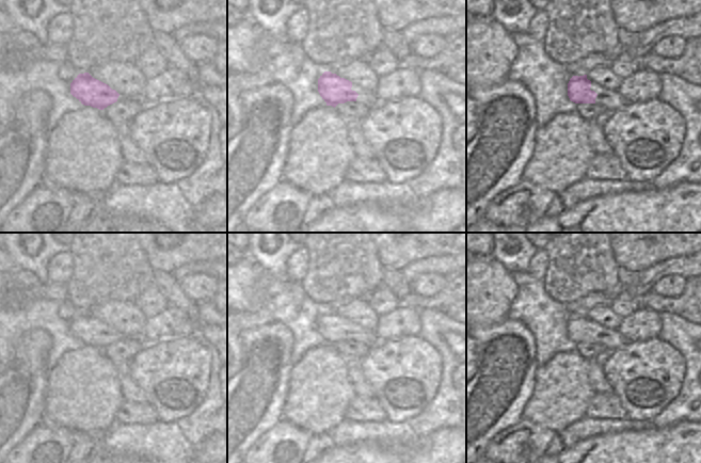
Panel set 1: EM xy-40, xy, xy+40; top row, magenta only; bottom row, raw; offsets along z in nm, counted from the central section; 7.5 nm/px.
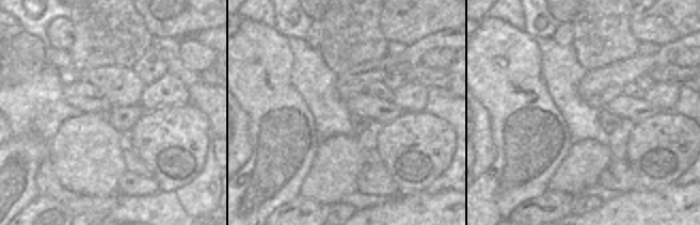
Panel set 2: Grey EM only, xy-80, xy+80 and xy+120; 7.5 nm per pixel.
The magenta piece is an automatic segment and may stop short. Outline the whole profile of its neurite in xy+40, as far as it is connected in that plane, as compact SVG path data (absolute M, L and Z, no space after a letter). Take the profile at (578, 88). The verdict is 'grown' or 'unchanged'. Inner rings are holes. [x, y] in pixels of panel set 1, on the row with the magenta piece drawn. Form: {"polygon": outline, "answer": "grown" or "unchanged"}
{"polygon": "M587 75L573 76L568 83L568 96L575 103L595 103L598 94L590 87L591 81Z", "answer": "unchanged"}

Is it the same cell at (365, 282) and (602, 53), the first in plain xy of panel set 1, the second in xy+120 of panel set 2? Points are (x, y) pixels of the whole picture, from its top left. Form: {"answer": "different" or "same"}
{"answer": "different"}

